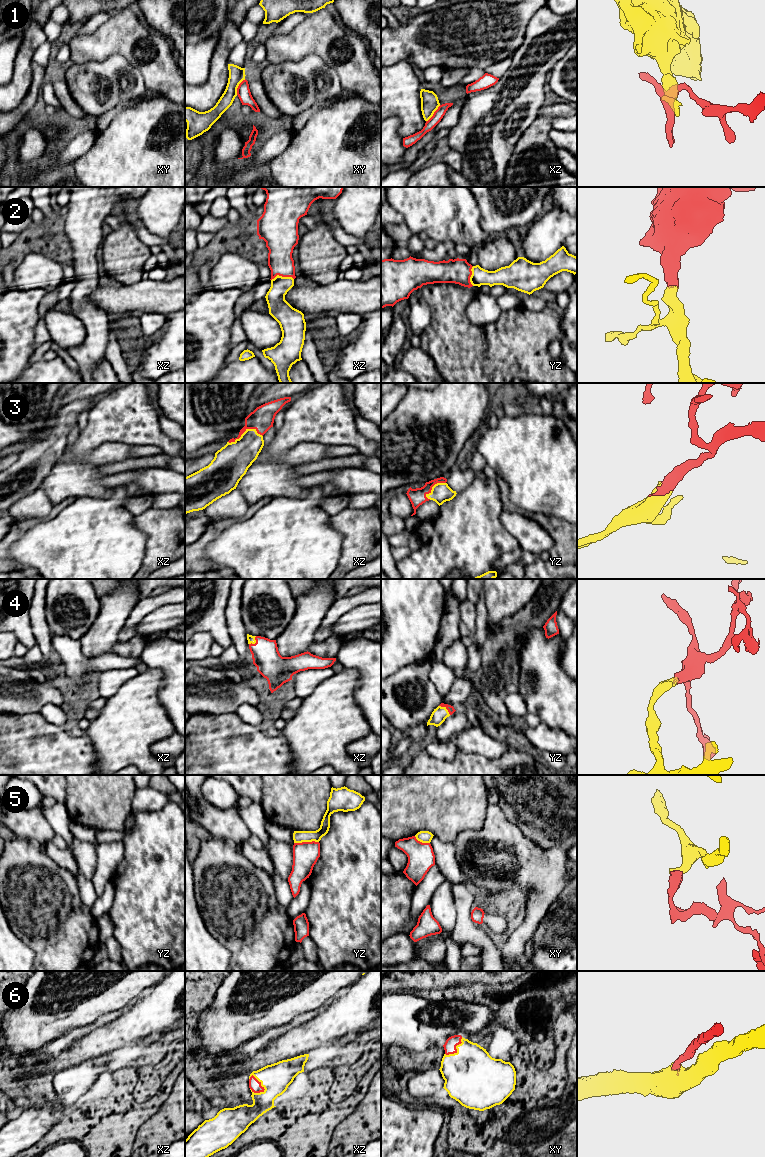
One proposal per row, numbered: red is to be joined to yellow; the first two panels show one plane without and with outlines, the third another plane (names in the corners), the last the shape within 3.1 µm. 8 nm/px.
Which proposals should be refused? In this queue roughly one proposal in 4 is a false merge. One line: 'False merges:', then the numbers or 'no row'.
False merges: 1, 5

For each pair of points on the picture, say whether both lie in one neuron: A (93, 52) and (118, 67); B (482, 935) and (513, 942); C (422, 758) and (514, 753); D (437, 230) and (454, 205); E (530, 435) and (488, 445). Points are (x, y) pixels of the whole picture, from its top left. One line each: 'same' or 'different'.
A: different
B: different
C: same
D: same
E: same

